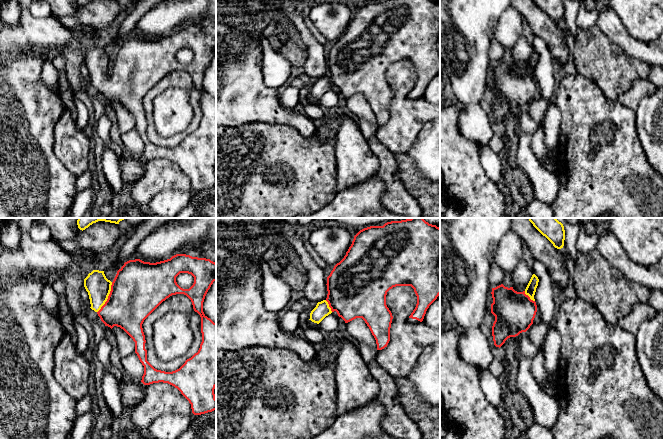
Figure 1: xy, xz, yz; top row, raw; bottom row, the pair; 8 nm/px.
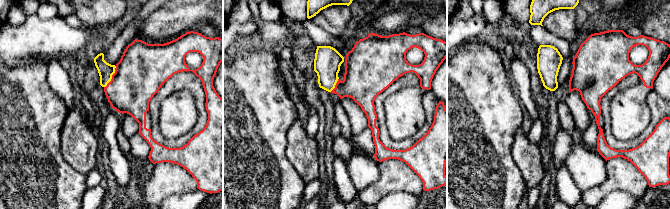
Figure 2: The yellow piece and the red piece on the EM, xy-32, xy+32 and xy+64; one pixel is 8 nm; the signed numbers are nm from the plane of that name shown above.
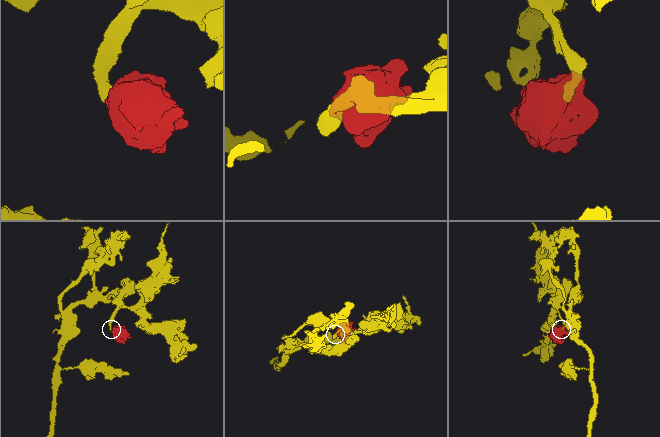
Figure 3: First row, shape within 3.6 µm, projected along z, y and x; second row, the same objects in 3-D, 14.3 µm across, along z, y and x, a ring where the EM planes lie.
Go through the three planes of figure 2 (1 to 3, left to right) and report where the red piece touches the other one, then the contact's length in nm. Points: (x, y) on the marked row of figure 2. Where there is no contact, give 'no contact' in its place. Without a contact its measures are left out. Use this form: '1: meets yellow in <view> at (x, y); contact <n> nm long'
1: meets yellow in xy-32 at (111, 77); contact 200 nm long
2: meets yellow in xy+32 at (335, 84); contact 140 nm long
3: no contact

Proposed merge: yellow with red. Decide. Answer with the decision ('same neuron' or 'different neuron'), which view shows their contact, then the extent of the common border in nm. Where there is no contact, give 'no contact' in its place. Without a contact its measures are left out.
same neuron | xy | 280 nm

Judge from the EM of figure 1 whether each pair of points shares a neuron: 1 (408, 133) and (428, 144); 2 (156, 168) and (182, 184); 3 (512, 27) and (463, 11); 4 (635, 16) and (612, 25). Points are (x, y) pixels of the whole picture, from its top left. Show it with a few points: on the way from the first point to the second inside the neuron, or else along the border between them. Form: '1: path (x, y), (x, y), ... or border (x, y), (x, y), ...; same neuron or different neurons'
1: border (429, 120), (423, 125), (415, 142), (406, 153); different neurons
2: path (162, 174), (176, 179); same neuron
3: border (505, 10), (494, 29), (493, 39); different neurons
4: border (612, 10), (624, 28), (636, 39); different neurons

